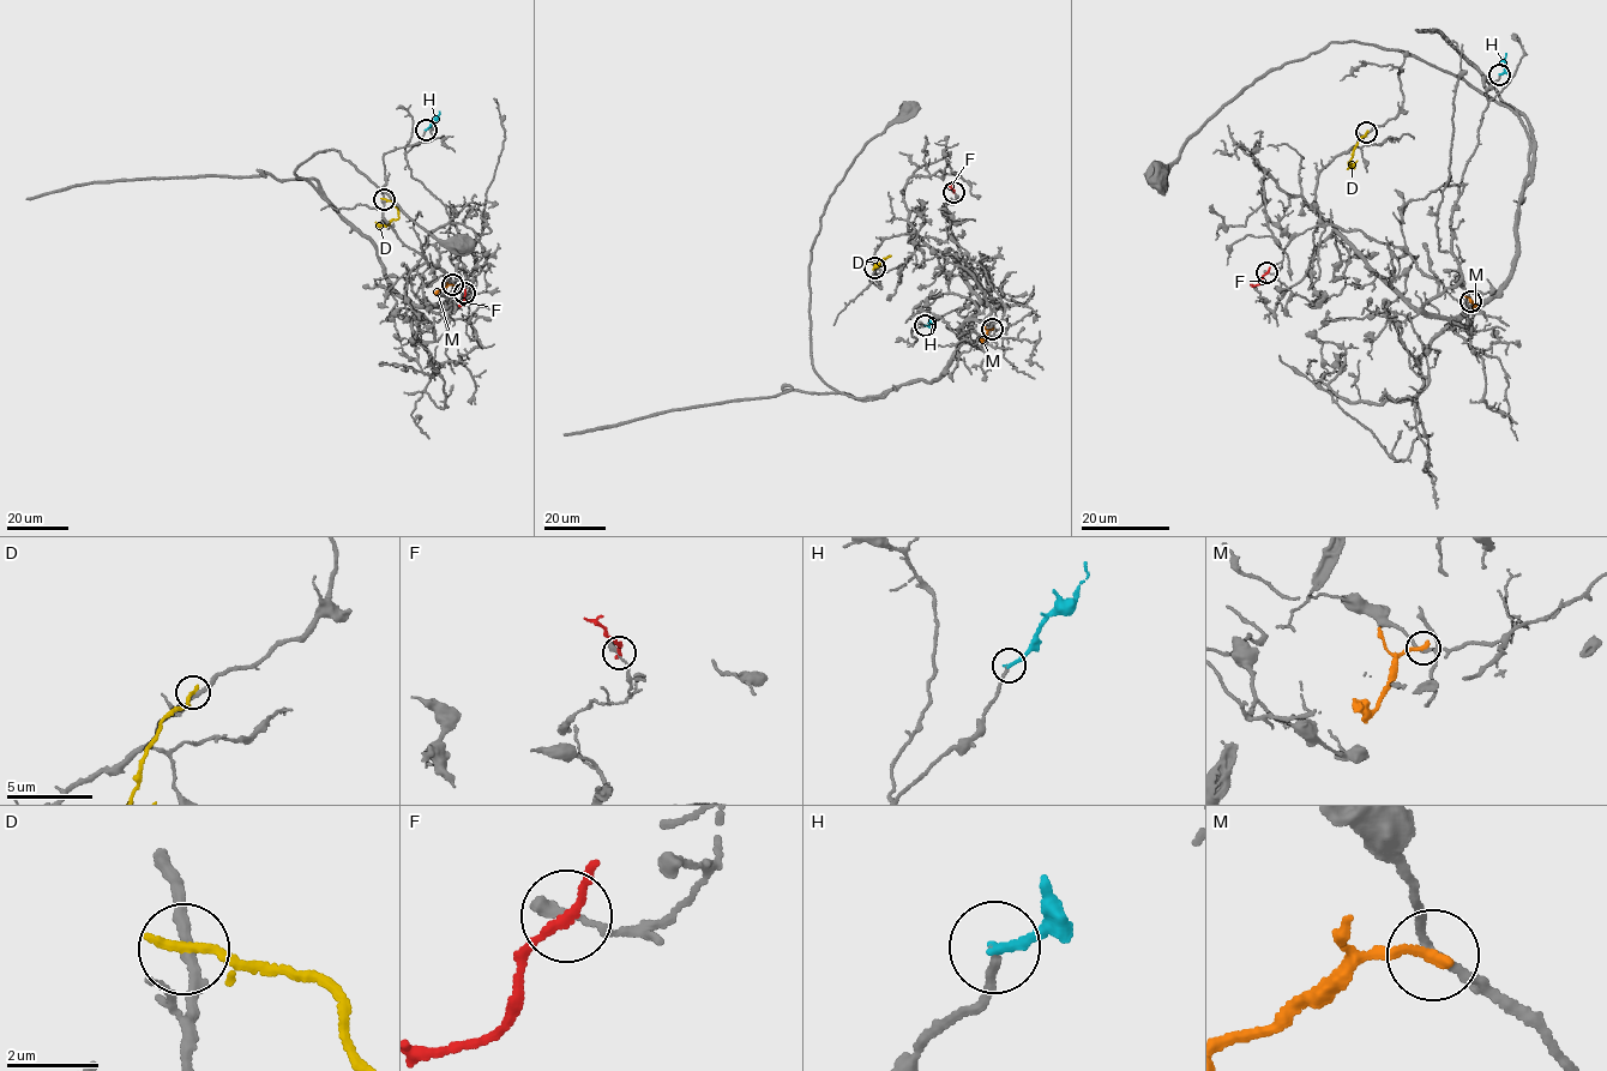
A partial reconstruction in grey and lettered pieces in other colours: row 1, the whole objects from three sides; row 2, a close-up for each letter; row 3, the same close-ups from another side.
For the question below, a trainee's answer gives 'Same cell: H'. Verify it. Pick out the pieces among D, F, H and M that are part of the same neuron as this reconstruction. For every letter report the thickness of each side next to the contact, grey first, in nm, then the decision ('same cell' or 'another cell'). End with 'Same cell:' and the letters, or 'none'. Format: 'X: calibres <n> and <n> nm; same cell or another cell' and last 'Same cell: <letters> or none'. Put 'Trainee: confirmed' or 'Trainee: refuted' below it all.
D: calibres 240 and 240 nm; another cell
F: calibres 280 and 160 nm; another cell
H: calibres 170 and 180 nm; same cell
M: calibres 190 and 260 nm; another cell
Same cell: H
Trainee: confirmed

